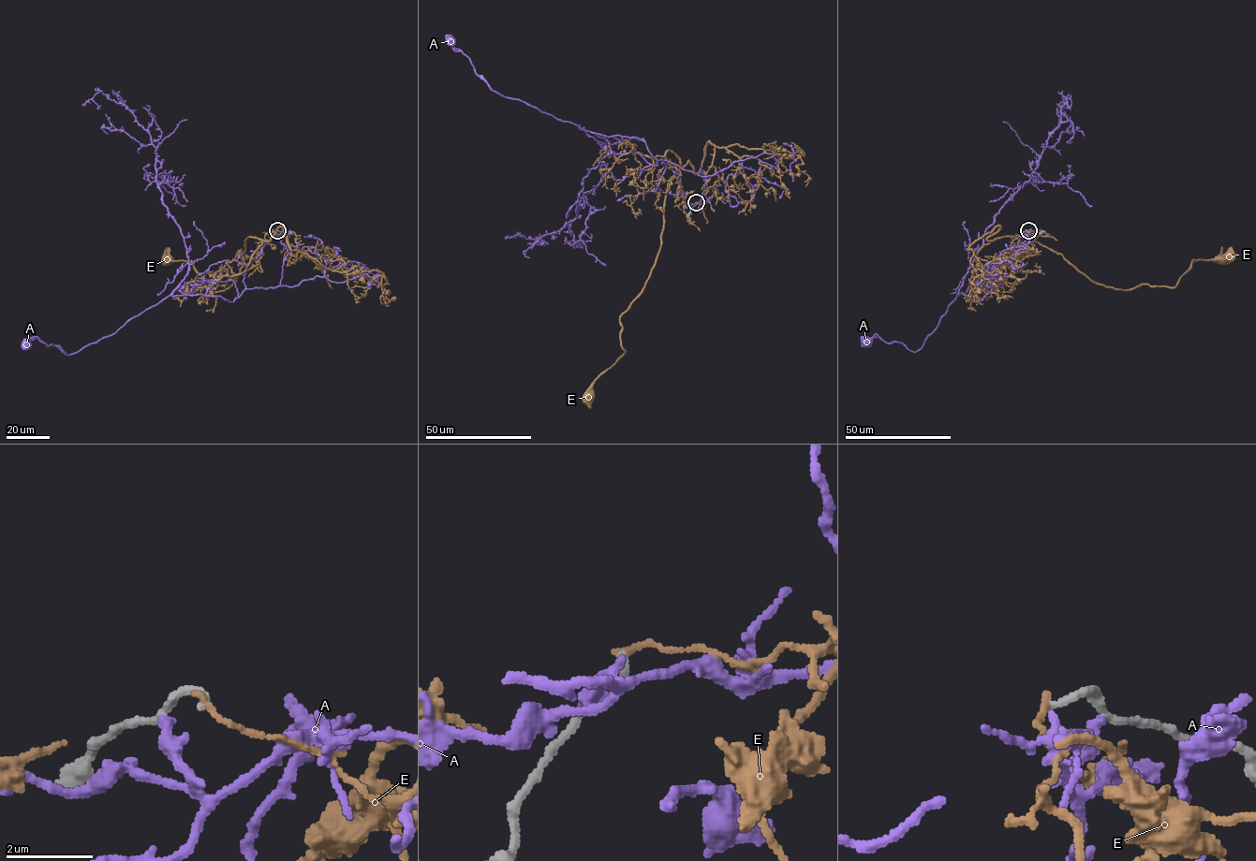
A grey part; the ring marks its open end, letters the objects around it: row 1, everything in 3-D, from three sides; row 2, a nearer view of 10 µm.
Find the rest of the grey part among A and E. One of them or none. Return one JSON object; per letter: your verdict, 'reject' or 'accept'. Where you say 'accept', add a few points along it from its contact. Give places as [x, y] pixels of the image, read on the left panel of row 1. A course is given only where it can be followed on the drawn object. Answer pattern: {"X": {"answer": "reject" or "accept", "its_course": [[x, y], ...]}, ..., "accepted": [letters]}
{"A": {"answer": "reject"}, "E": {"answer": "reject"}, "accepted": []}

